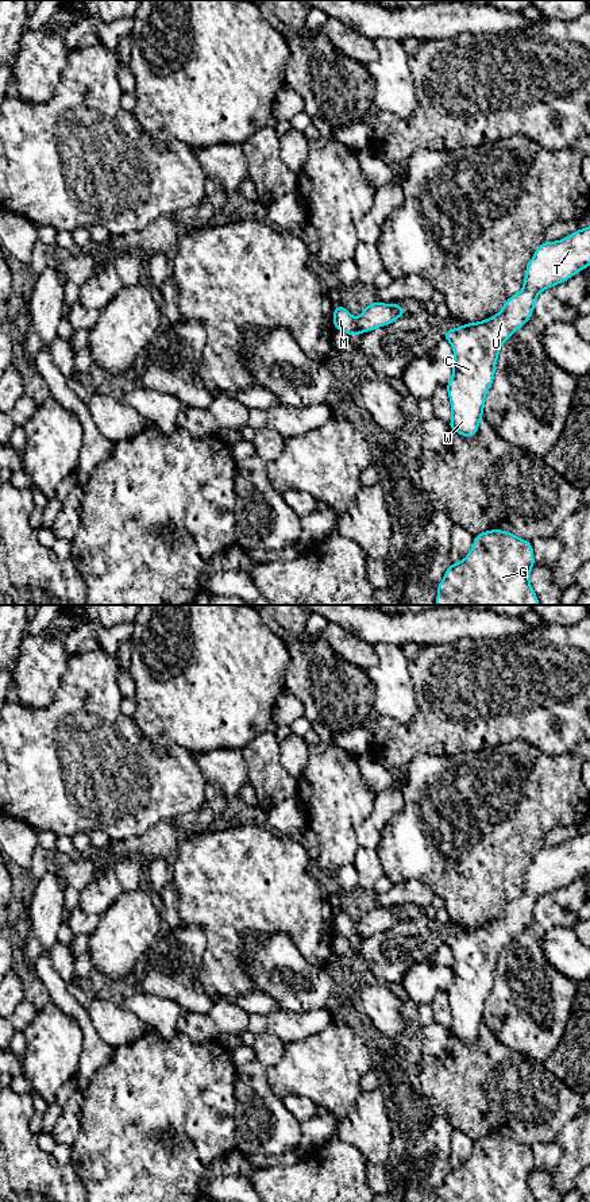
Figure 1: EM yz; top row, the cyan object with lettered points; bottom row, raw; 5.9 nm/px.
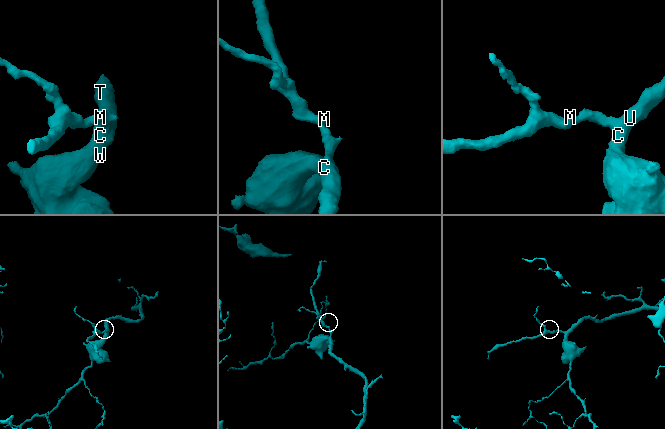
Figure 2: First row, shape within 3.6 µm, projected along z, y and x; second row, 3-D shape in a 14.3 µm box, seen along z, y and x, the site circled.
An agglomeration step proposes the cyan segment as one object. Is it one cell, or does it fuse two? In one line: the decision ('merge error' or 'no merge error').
no merge error

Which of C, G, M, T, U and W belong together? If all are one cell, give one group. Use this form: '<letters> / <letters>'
C G M T U W

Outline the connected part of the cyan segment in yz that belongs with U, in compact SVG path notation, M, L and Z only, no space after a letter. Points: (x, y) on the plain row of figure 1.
M590 832L576 835L564 844L541 848L528 867L522 894L509 902L502 914L490 924L467 928L444 937L443 944L454 953L452 983L446 990L448 997L452 1024L451 1036L464 1043L473 1043L478 1037L483 1021L485 1002L494 986L495 968L502 949L531 924L536 904L544 895L559 890L578 877L590 871Z

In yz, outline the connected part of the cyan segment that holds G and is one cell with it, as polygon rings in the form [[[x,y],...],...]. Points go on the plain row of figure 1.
[[[490,1134],[474,1141],[467,1161],[451,1168],[437,1190],[437,1202],[536,1202],[529,1187],[529,1176],[535,1172],[532,1147],[524,1145],[512,1137]]]

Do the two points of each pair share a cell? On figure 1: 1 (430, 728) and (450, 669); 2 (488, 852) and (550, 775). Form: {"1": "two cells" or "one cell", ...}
{"1": "one cell", "2": "one cell"}

